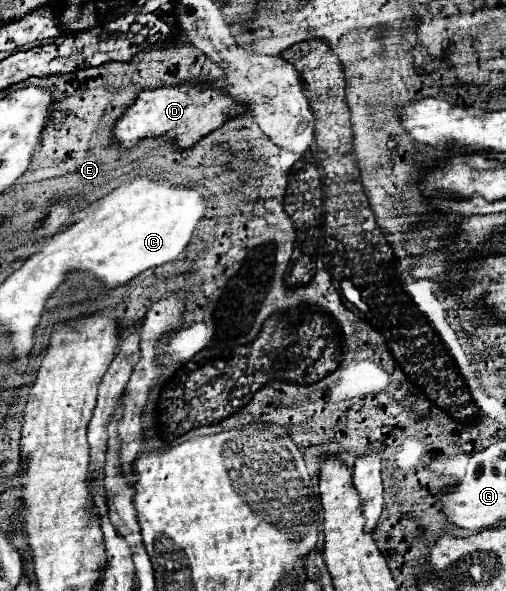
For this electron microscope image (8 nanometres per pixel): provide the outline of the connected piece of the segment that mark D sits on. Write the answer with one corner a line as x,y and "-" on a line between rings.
183,83
179,87
159,87
159,89
145,89
139,93
137,101
125,111
121,119
117,119
111,131
111,143
119,145
121,149
133,149
139,141
149,137
165,137
167,141
177,141
177,149
193,147
201,137
211,133
213,129
221,127
223,121
231,115
245,113
243,105
237,105
225,91
211,89
207,85
191,85

